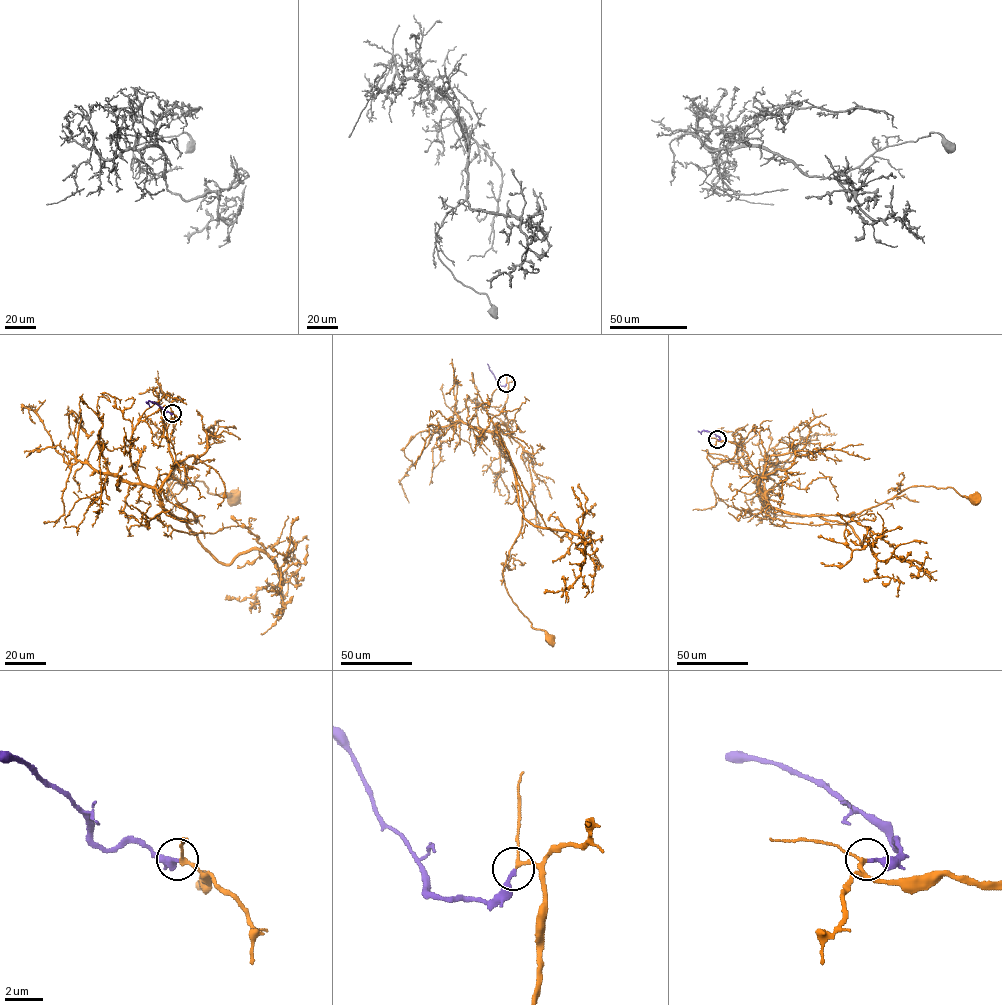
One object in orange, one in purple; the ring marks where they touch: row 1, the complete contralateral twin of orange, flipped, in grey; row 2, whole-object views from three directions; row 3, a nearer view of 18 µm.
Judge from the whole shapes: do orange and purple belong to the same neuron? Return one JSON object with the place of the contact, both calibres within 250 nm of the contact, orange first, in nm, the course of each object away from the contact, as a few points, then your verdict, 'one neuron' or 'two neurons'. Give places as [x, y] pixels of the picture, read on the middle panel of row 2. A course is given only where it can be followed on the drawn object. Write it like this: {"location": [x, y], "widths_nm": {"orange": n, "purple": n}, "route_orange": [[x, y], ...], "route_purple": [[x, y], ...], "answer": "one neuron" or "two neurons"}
{"location": [506, 383], "widths_nm": {"orange": 180, "purple": 200}, "route_orange": [[506, 383], [502, 413], [508, 423], [497, 430], [523, 514], [502, 575], [512, 601], [550, 639]], "route_purple": [[506, 383], [499, 385], [487, 363]], "answer": "one neuron"}

